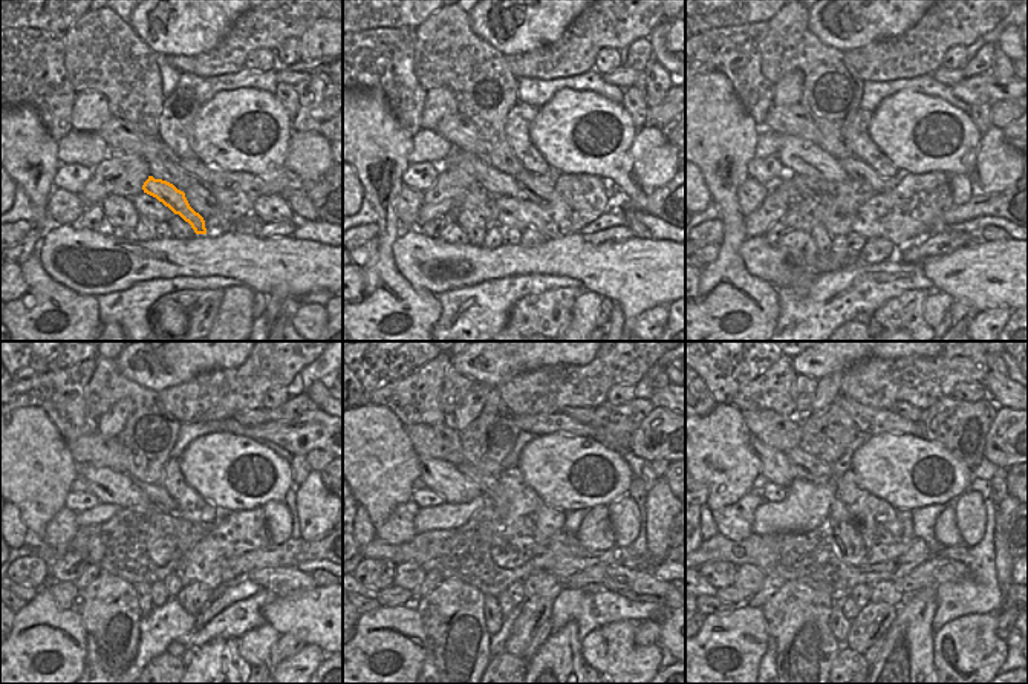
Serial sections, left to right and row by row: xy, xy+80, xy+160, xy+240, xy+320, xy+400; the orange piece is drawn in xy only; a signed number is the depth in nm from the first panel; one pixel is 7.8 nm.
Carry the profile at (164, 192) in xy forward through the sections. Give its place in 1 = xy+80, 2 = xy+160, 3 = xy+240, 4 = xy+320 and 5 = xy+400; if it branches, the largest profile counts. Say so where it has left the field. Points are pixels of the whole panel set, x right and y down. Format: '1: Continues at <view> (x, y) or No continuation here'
1: Continues at xy+80 (496, 182)
2: Continues at xy+160 (802, 156)
3: Continues at xy+240 (110, 487)
4: Continues at xy+320 (442, 478)
5: Continues at xy+400 (774, 467).

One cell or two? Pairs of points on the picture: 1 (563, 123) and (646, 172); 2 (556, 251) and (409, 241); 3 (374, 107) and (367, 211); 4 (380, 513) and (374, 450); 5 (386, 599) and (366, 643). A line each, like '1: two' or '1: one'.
1: two
2: one
3: two
4: one
5: two

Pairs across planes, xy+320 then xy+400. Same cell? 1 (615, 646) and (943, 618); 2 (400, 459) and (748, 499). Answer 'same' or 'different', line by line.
1: different
2: different

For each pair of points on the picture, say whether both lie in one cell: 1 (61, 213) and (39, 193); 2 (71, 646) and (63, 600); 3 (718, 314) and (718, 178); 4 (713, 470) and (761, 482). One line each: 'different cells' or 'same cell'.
1: different cells
2: different cells
3: same cell
4: different cells

